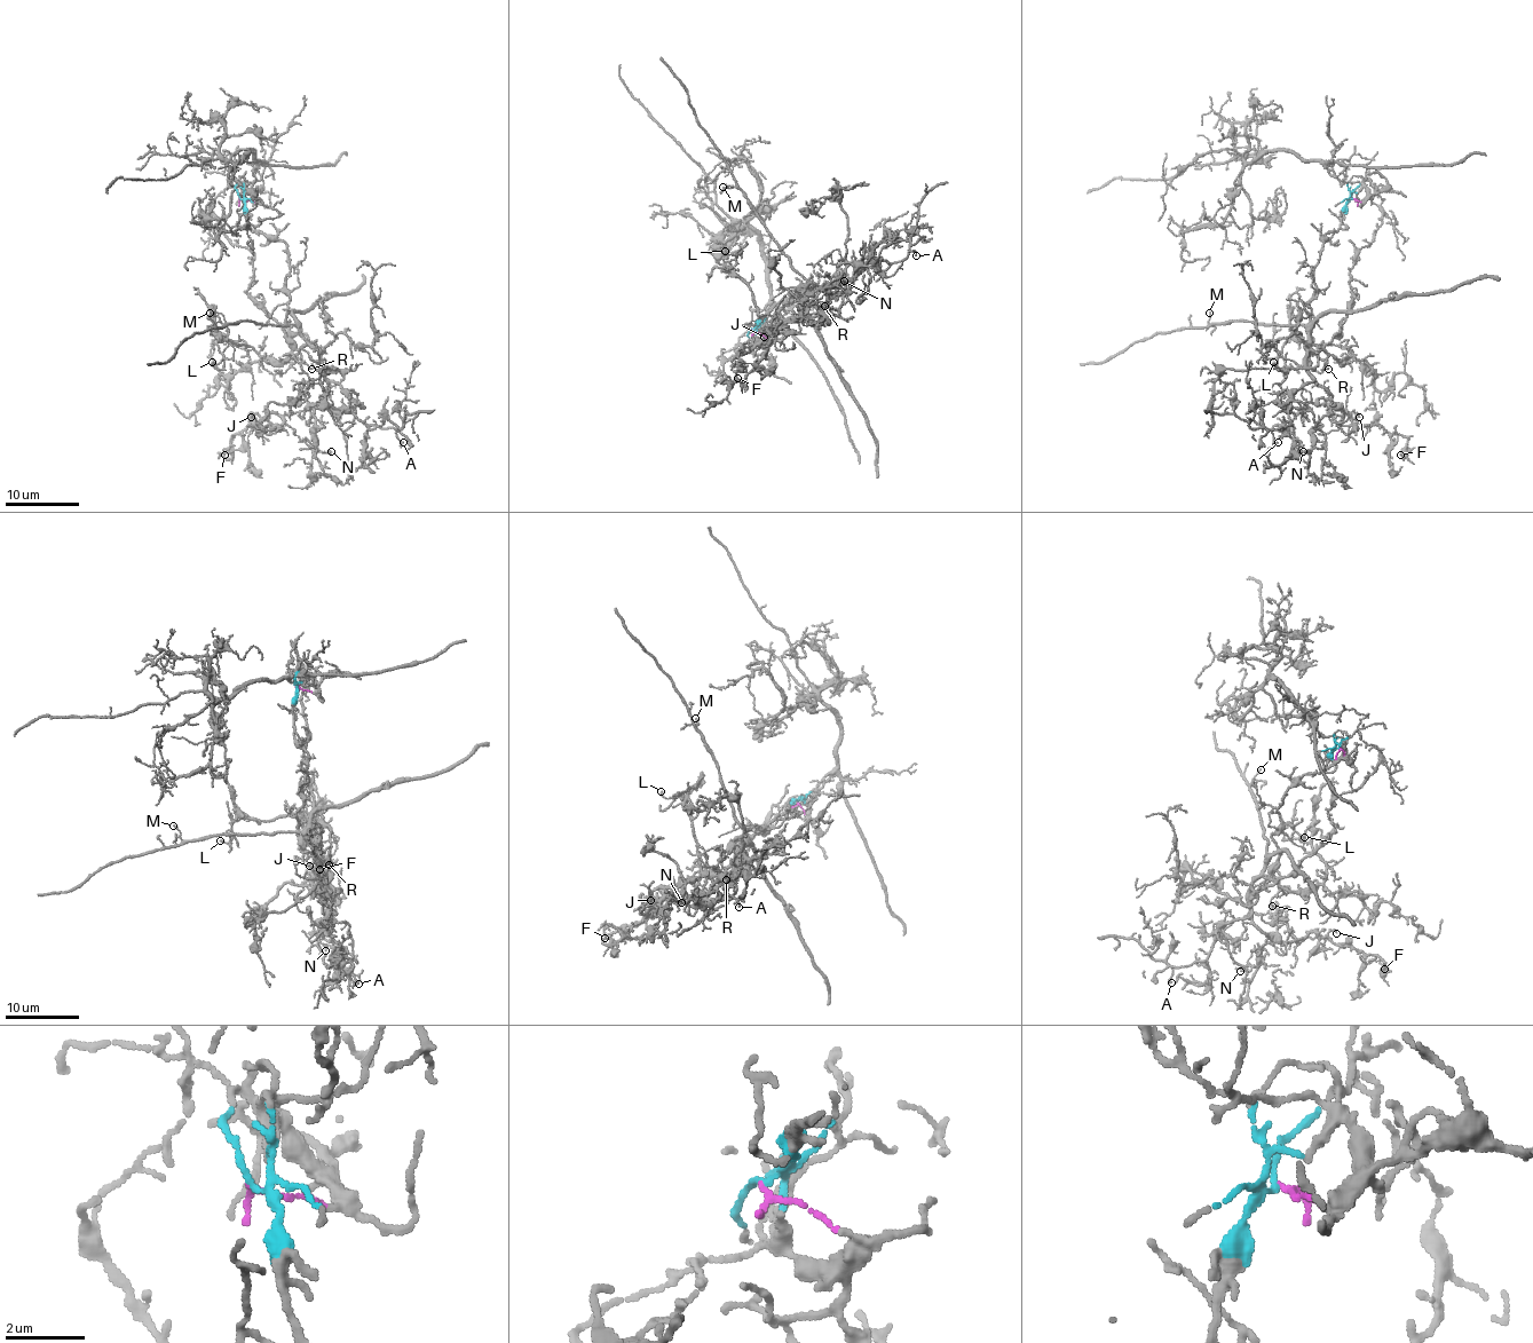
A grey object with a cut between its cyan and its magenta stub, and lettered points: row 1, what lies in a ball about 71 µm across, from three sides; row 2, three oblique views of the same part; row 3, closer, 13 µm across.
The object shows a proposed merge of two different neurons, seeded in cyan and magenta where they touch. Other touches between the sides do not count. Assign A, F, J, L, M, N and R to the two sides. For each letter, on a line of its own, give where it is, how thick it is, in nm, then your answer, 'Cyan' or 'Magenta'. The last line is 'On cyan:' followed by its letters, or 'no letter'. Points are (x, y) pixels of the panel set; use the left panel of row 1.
A: Place: (403, 442). Thickness 100 nm. Cyan
F: Place: (224, 455). Thickness 160 nm. Cyan
J: Place: (251, 417). Thickness 130 nm. Cyan
L: Place: (212, 362). Thickness 140 nm. Cyan
M: Place: (210, 313). Thickness 140 nm. Cyan
N: Place: (331, 451). Thickness 160 nm. Cyan
R: Place: (311, 369). Thickness 120 nm. Cyan
On cyan: A, F, J, L, M, N, R

